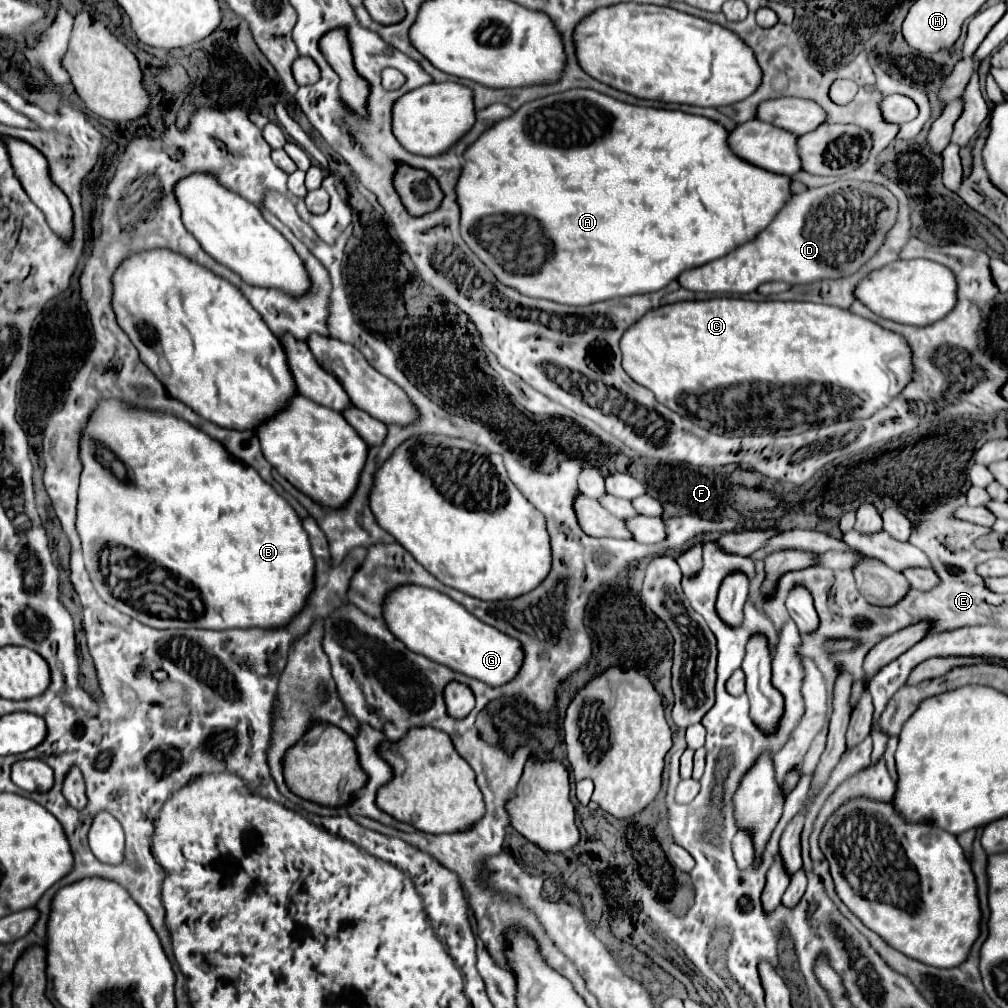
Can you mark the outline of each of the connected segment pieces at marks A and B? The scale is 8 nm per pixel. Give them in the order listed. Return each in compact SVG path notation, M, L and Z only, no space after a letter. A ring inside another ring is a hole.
M569 90L545 96L521 106L513 116L497 122L493 128L465 152L465 168L457 184L457 202L461 206L461 236L469 248L487 264L499 282L517 288L525 296L545 298L569 306L585 306L601 300L623 298L633 294L649 294L663 290L669 282L677 280L681 272L719 260L741 244L755 240L791 200L791 176L777 176L741 160L729 148L729 130L719 122L685 114L681 110L657 110L619 102L595 90Z
M103 400L99 402L97 410L93 412L83 440L81 440L81 460L83 460L83 472L81 472L81 486L79 486L79 504L77 504L77 532L83 542L83 556L85 566L91 574L91 580L95 584L95 590L103 600L109 600L117 610L123 614L151 626L151 628L205 628L205 630L229 630L229 628L281 628L281 624L289 624L301 608L305 608L305 600L309 600L309 592L313 588L313 552L309 552L309 536L305 536L305 528L301 524L301 518L291 508L291 504L281 498L271 484L267 484L253 468L241 464L239 460L233 460L225 448L191 426L185 420L179 420L177 416L163 414L163 412L151 412L151 410L137 410L129 408L127 404L121 404L119 400ZM97 448L105 448L113 454L115 460L119 460L125 470L127 478L119 480L109 464L105 464L97 452Z

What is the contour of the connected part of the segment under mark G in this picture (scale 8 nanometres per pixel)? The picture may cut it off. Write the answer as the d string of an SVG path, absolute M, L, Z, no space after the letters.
M401 586L387 596L383 614L389 630L409 650L423 654L433 662L445 664L455 672L481 680L487 686L507 684L517 678L517 672L521 670L525 654L519 640L477 620L461 604L437 590L423 586Z

